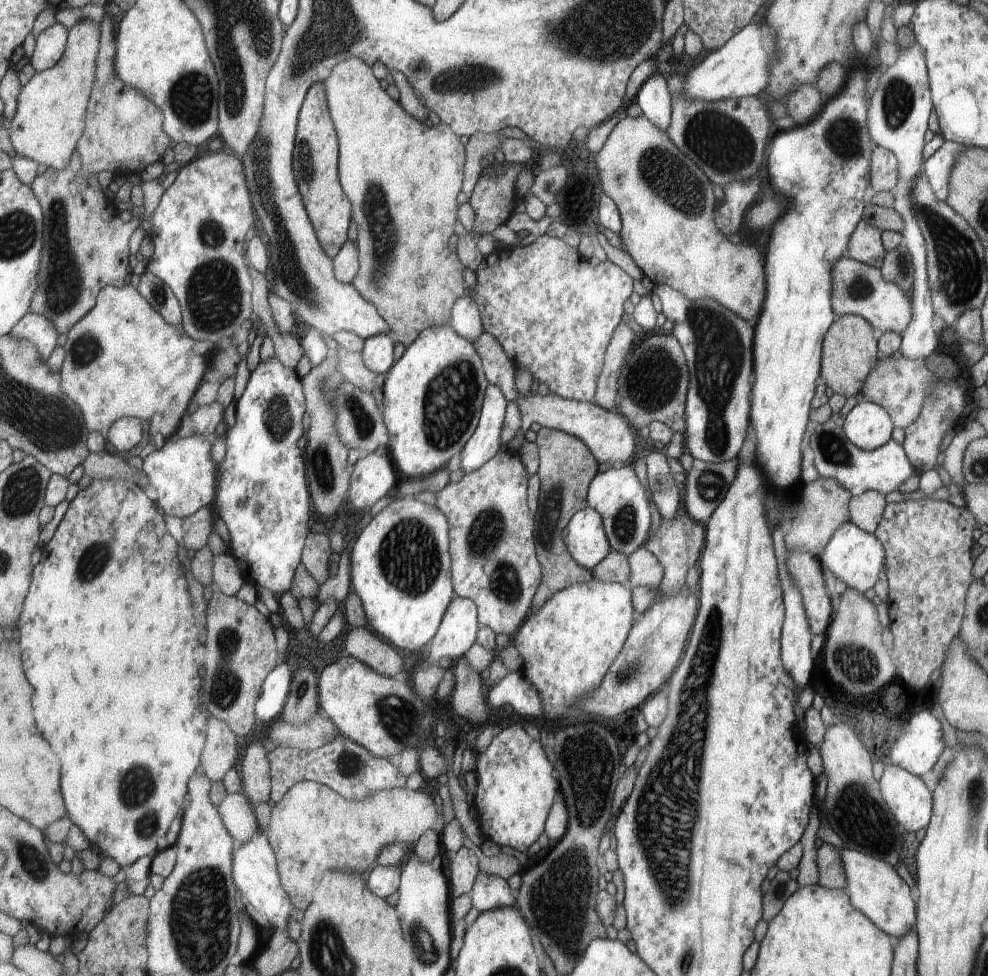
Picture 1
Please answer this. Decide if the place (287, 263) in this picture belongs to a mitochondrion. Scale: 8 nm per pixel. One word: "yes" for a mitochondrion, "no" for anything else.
yes

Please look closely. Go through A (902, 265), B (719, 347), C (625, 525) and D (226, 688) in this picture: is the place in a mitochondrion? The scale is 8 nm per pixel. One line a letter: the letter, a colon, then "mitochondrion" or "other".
A: mitochondrion
B: mitochondrion
C: mitochondrion
D: mitochondrion

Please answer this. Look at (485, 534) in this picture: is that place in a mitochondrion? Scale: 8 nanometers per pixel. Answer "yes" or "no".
yes

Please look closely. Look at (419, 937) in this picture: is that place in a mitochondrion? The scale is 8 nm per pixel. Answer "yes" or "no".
yes

